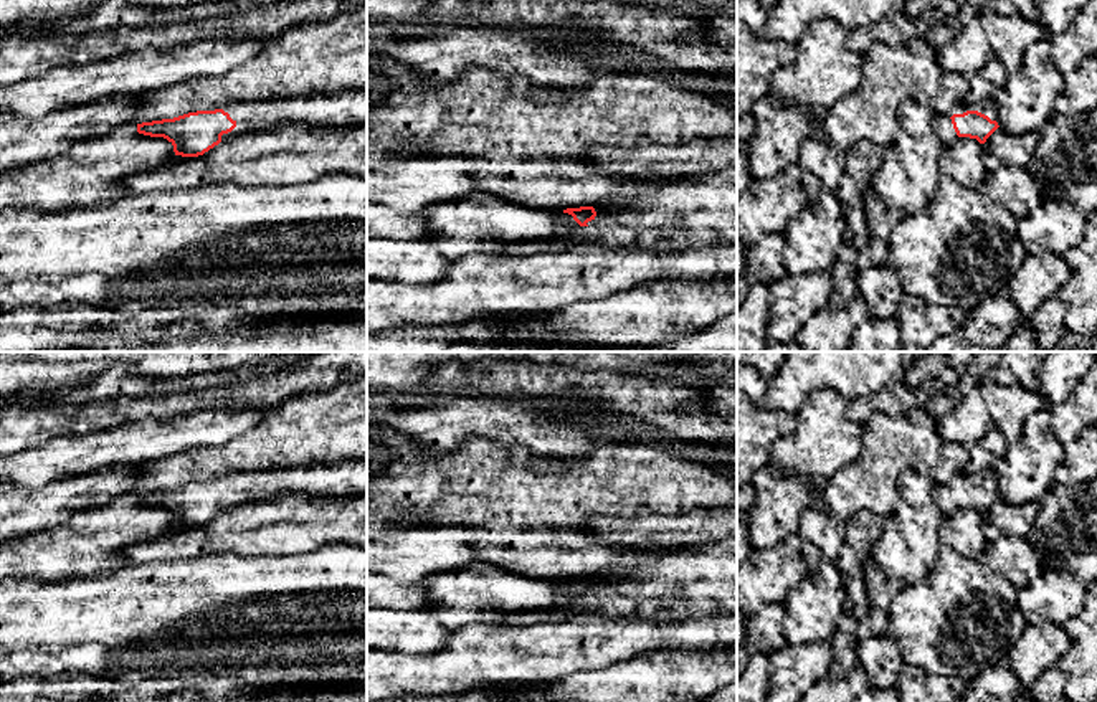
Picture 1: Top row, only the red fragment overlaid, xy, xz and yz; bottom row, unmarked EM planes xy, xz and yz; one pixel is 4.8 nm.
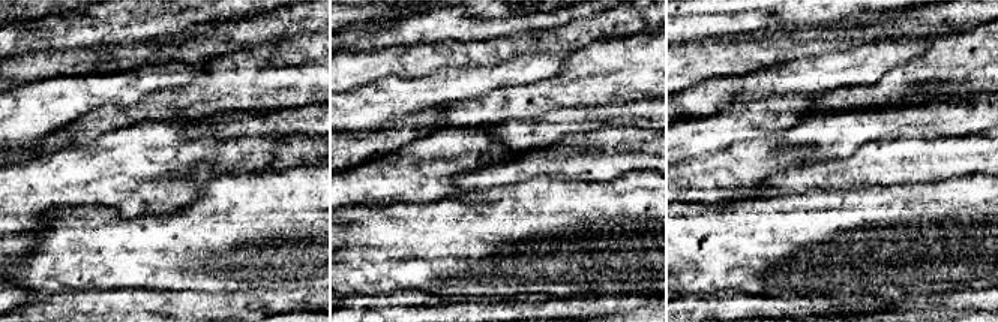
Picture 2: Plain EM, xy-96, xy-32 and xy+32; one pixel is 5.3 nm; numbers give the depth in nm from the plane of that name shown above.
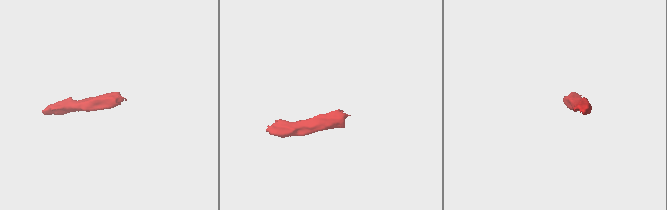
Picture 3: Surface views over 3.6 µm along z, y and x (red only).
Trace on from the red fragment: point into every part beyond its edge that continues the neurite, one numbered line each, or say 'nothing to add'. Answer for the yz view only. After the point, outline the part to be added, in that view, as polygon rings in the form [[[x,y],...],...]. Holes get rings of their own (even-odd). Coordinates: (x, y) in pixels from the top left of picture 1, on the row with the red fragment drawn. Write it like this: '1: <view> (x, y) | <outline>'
1: yz (944, 128) | [[[991,97],[970,104],[960,102],[945,114],[935,114],[935,132],[945,147],[960,139],[953,129],[950,117],[953,114],[963,114],[966,111],[978,111],[988,116],[991,121],[996,121],[1000,126],[998,104]]]

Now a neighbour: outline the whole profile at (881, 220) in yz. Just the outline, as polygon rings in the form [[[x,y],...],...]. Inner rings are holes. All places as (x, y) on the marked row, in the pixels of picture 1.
[[[871,187],[862,188],[862,203],[866,208],[866,223],[869,228],[867,246],[872,253],[874,266],[887,264],[887,240],[895,225],[905,216],[899,210],[887,206]]]

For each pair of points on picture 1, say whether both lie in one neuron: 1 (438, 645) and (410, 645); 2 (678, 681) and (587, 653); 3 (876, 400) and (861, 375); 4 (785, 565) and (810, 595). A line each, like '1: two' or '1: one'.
1: one
2: two
3: two
4: two

